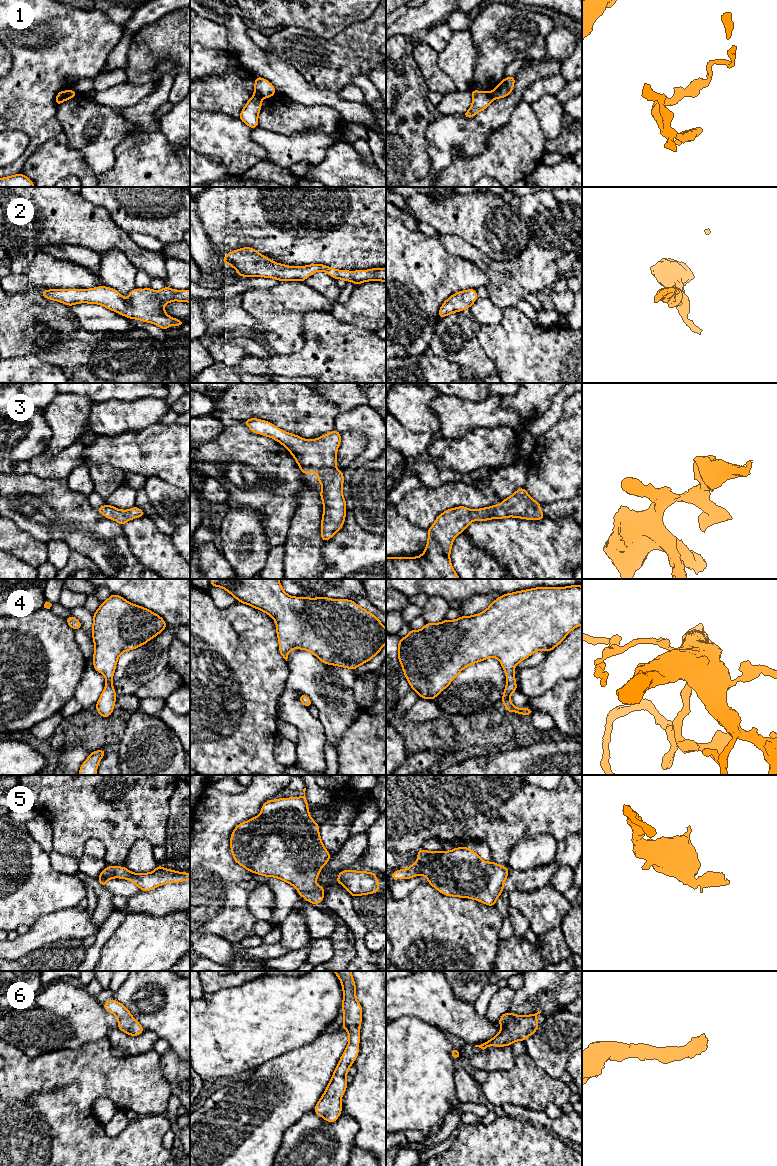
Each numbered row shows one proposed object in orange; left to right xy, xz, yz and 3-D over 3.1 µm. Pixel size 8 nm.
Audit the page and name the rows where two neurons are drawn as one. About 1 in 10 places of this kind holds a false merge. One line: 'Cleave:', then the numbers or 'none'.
Cleave: 1

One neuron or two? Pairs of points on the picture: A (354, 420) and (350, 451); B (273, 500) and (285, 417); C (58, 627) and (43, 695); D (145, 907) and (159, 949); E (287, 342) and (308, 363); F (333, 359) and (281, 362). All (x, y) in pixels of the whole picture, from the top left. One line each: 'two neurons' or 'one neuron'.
A: two neurons
B: two neurons
C: one neuron
D: two neurons
E: two neurons
F: one neuron

